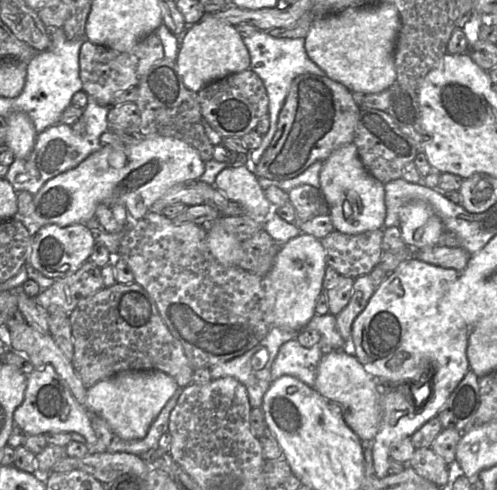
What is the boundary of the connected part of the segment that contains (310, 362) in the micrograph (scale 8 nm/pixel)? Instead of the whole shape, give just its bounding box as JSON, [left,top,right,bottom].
[271,339,323,388]

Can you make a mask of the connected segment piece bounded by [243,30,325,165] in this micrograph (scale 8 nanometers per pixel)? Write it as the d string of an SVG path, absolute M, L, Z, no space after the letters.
M257 30L253 35L243 38L243 42L250 55L250 70L262 79L269 99L269 130L262 137L261 145L256 150L250 151L250 160L257 165L275 135L279 113L293 80L306 73L325 76L325 72L308 57L305 51L305 38L275 38L267 31Z

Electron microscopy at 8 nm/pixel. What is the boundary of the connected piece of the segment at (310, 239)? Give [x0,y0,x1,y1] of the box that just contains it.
[265,234,327,331]

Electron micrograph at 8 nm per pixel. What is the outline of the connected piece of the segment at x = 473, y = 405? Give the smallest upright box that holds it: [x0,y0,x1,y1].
[438,370,480,433]

